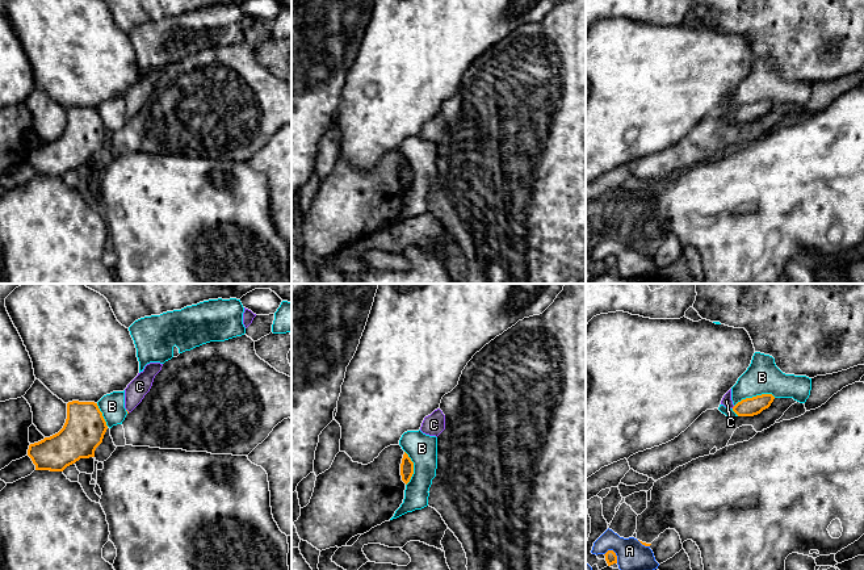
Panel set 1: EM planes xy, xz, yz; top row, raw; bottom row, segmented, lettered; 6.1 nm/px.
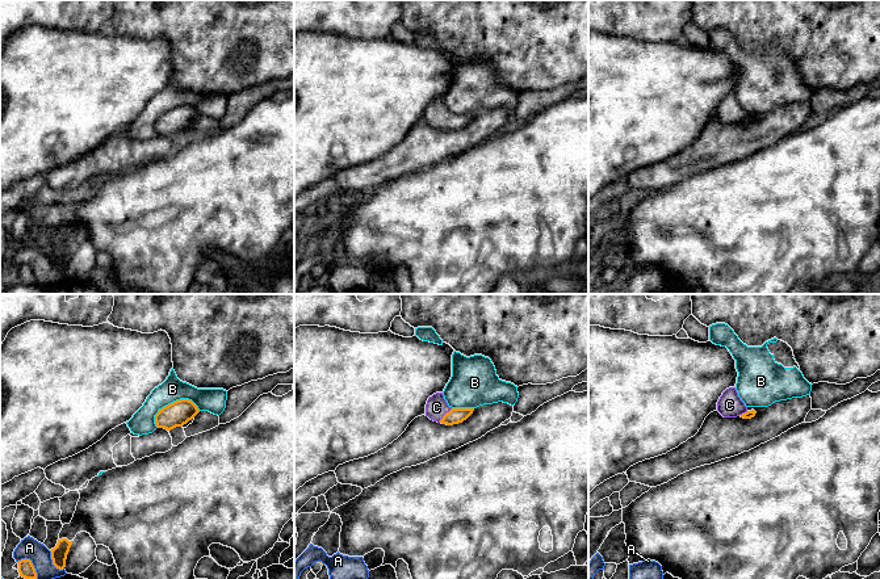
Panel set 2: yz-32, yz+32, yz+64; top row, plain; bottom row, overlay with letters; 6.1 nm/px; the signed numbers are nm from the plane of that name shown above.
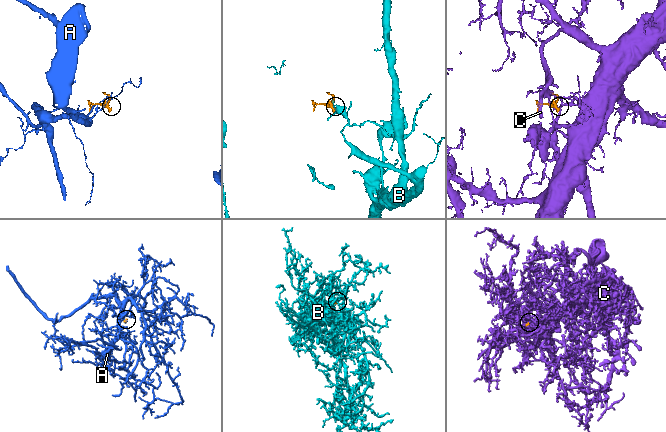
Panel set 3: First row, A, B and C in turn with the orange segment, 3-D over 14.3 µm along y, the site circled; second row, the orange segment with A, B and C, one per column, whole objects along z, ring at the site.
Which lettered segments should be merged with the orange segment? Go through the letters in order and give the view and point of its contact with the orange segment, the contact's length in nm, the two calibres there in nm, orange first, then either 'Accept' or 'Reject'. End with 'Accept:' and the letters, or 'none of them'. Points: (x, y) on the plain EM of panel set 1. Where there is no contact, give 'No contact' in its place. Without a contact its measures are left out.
A: Touches orange at yz (615, 260). Shared border 110 nm. Thickness 70 nm (orange) against 200 nm. Reject
B: Touches orange at yz (754, 103). Shared border 260 nm. Thickness 110 nm (orange) against 200 nm. Reject
C: No contact. Accept
Accept: C

